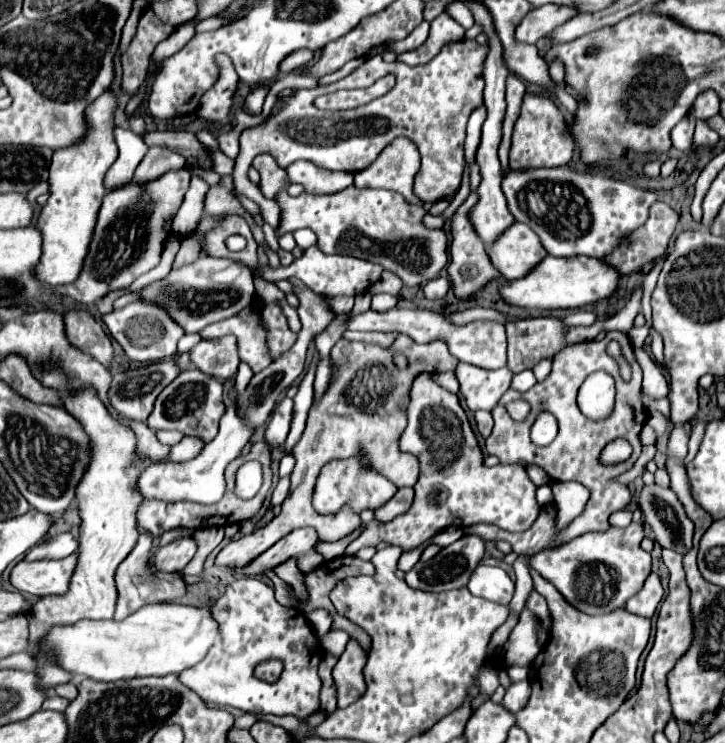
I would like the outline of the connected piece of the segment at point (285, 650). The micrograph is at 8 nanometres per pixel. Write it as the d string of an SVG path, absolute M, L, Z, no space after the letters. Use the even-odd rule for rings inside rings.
M243 577L227 585L227 591L211 611L221 627L221 641L209 649L207 657L195 669L185 669L179 675L187 687L195 689L203 701L255 715L293 715L305 719L319 711L323 683L317 669L323 659L323 647L303 611L279 605L273 589L253 577ZM265 659L281 659L285 663L279 681L265 683L253 675L253 667Z

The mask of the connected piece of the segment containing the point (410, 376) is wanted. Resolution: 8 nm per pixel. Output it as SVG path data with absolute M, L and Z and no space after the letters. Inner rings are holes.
M399 335L389 349L377 343L355 343L339 339L331 349L331 361L335 365L335 379L329 383L323 397L313 401L313 407L307 417L307 427L291 451L297 463L291 473L291 491L289 497L283 501L281 513L271 523L253 531L251 535L231 541L218 553L215 559L216 566L232 570L241 568L240 563L249 565L255 557L259 557L273 543L277 543L281 537L289 535L297 527L315 527L321 529L321 533L325 533L325 529L355 529L361 523L361 519L357 513L353 513L349 505L345 505L343 509L339 509L339 513L333 515L315 513L311 505L311 493L315 489L319 469L327 461L363 457L363 463L367 467L385 475L397 487L415 485L419 477L417 457L401 453L397 447L397 439L407 427L407 405L411 399L411 385L419 373L433 373L435 369L455 369L459 361L453 355L449 355L447 345L443 341L417 345L407 335ZM395 353L407 357L409 365L405 369L399 369L395 365Z

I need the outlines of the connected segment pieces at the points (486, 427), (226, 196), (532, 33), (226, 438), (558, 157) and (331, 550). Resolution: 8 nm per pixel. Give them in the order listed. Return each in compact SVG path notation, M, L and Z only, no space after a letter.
M477 411L475 413L475 421L477 421L477 429L483 437L489 437L491 435L491 429L493 429L493 417L491 413L487 411Z
M223 177L223 183L219 187L210 187L205 198L205 215L219 215L219 213L227 213L227 215L241 215L247 219L253 237L263 241L263 233L261 229L253 227L253 219L251 215L241 207L241 203L235 199L235 195L231 193L233 183L231 177Z
M561 5L535 7L519 23L519 29L515 29L515 39L535 45L541 37L545 37L555 27L563 25L565 21L569 21L575 15L577 15L577 11L571 7L561 7Z
M229 405L223 419L219 433L213 441L209 441L203 451L185 463L167 463L167 465L153 465L147 467L137 481L139 493L143 493L143 499L167 499L167 501L193 501L203 505L213 505L215 501L221 501L225 497L227 485L223 479L223 471L229 465L231 459L235 459L241 453L241 447L251 439L255 429L247 425L239 417L239 405Z
M527 93L523 97L521 115L513 127L513 143L509 151L511 169L531 169L531 167L557 167L567 165L575 155L575 141L571 137L569 125L561 109L547 97Z
M361 523L361 527L359 529L355 529L351 535L347 535L347 537L343 537L343 539L339 539L339 541L333 541L333 543L319 543L317 545L317 551L325 557L325 559L335 559L335 557L341 557L343 553L345 553L345 547L359 535L363 531L363 523Z

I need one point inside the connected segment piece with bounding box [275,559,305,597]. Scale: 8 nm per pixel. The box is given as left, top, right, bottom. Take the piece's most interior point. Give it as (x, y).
(289, 572)

